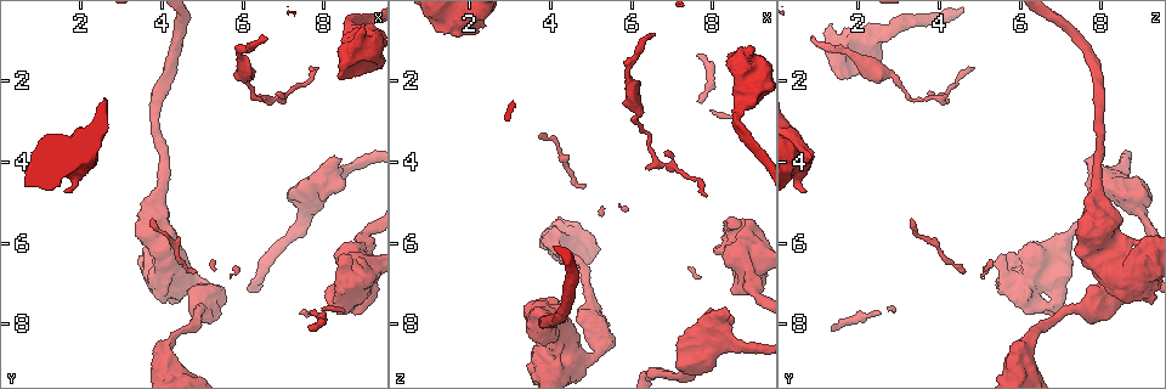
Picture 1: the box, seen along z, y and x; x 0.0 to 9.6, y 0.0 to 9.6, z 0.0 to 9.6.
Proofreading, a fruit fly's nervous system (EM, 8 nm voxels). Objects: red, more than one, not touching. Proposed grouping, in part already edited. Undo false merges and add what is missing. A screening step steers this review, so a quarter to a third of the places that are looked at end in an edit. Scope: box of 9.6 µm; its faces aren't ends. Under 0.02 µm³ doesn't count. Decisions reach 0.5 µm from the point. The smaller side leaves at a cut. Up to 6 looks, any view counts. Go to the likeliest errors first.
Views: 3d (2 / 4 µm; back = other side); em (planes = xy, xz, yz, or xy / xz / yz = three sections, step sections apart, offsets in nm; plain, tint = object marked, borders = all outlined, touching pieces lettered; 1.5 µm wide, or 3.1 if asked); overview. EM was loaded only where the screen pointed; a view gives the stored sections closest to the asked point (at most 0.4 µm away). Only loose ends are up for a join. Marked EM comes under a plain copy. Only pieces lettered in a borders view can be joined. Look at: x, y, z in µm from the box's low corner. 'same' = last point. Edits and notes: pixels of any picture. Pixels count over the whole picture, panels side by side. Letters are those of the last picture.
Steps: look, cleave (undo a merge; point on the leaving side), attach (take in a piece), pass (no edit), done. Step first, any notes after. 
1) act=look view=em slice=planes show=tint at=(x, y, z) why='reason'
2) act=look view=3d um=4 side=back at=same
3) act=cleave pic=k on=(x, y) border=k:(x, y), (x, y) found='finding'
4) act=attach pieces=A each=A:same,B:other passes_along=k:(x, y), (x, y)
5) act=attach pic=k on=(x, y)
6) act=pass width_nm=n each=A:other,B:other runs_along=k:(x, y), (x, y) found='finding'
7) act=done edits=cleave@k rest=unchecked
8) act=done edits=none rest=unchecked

act=look view=em slice=planes show=borders at=(6.55, 0.95, 0.90) why='thin end'

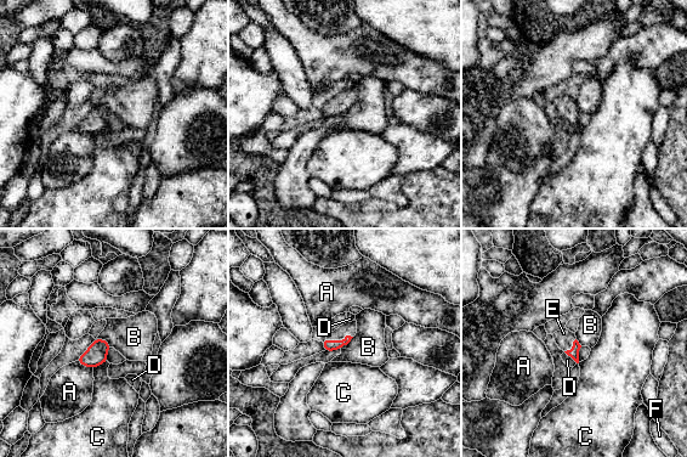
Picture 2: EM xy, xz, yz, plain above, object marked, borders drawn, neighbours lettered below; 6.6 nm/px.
act=attach pieces=E each=A:other,B:other,C:other,D:other,E:same,F:other found='the cell continues'

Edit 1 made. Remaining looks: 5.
act=look view=3d um=2 at=(9.00, 0.55, 1.40) why='branch stops here'

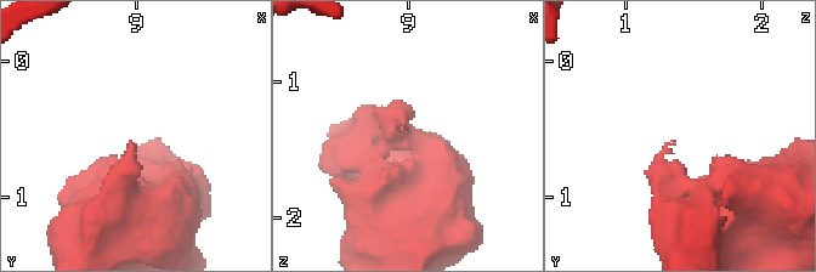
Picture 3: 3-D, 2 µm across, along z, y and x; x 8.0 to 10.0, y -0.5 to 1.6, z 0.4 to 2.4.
act=look view=em slice=planes show=tint at=(8.96, 0.62, 1.36)

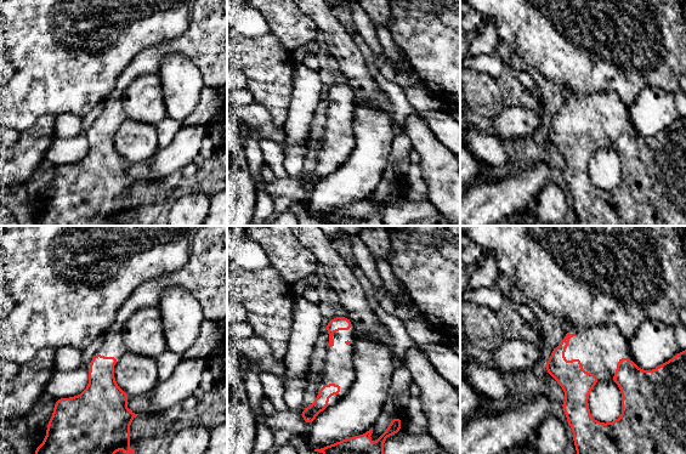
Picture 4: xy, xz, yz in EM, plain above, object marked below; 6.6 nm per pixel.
act=look view=em slice=planes show=borders at=same

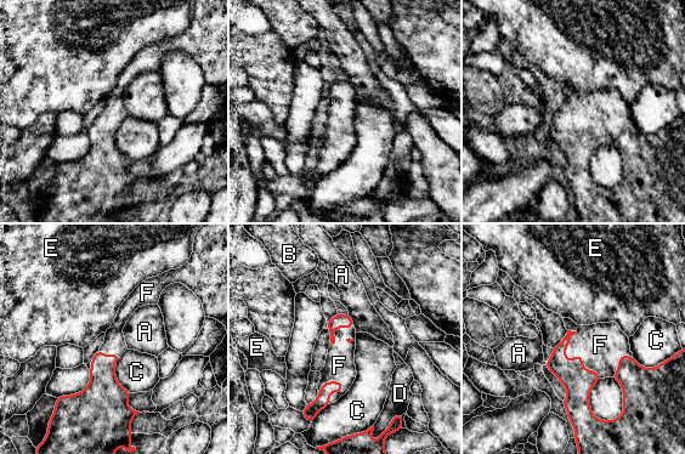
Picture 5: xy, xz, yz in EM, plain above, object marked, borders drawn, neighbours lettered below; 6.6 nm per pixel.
act=attach pieces=F longest_contact=F:380nm each=A:other,B:other,C:other,D:other,E:other,F:same found='the cell continues'

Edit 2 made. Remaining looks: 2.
act=look view=em slice=xz step=4 show=borders at=(1.80, 3.85, 0.95) why='free end'

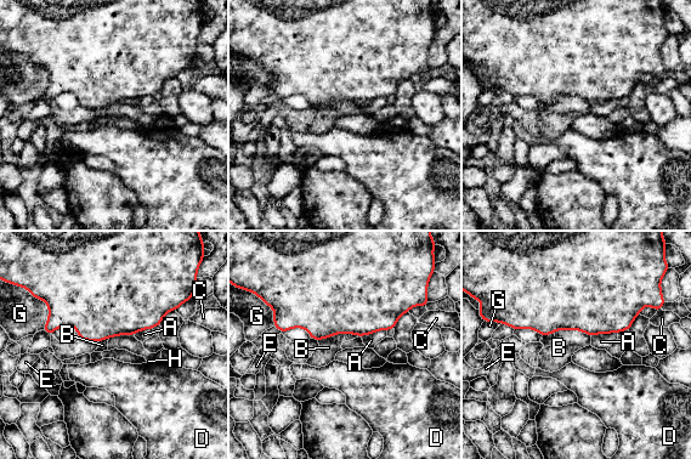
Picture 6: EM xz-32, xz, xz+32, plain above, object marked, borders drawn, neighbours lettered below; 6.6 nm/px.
act=look view=em slice=planes show=borders at=same why='another direction'

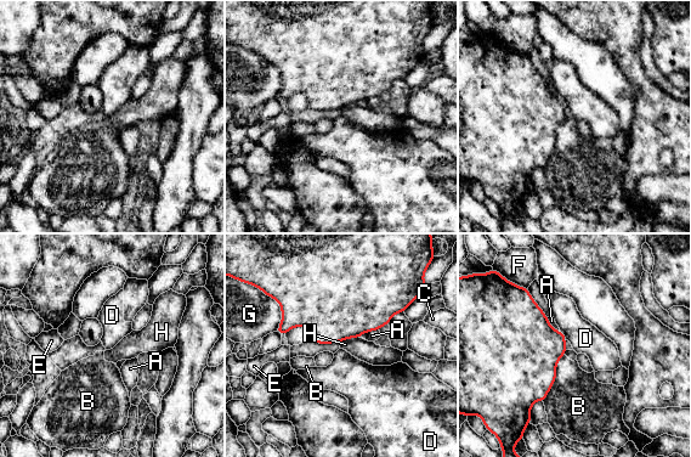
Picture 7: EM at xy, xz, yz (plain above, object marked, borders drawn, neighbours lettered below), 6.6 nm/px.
act=pass each=A:other,B:other,C:other,D:other,E:other,F:other,G:other,H:other border=7:(358, 337), (351, 337), (341, 342) found='no lettered piece goes on from it'

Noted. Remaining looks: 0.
act=done edits=attach@2,attach@5 rest=unchecked

